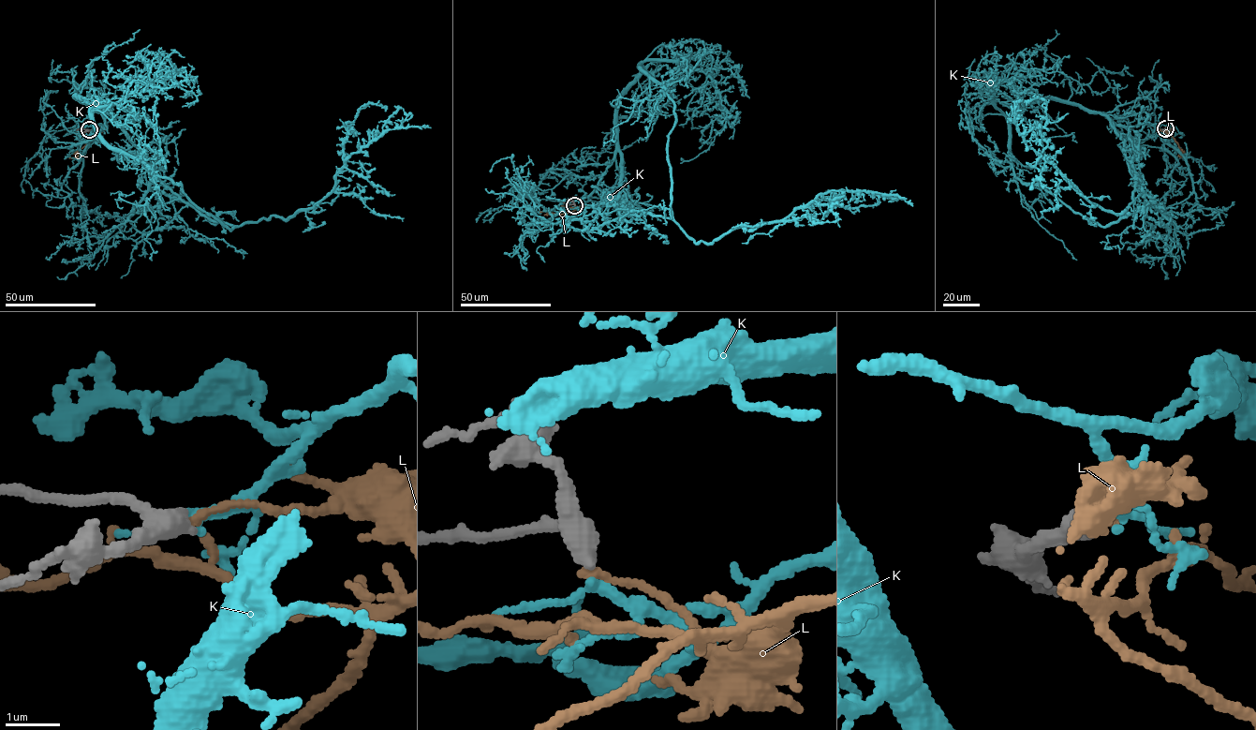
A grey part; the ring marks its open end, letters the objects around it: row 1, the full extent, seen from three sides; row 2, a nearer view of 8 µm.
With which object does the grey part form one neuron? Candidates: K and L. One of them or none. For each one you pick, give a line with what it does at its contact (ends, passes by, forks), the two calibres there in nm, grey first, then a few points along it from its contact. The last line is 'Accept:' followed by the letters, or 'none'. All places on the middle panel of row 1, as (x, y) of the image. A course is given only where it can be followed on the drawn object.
K: It passes by. Thickness 320 nm (grey) against 160 nm. Its course: (574, 205), (616, 150), (622, 206), (670, 218), (696, 243), (778, 222), (828, 191), (912, 206)
Accept: K

